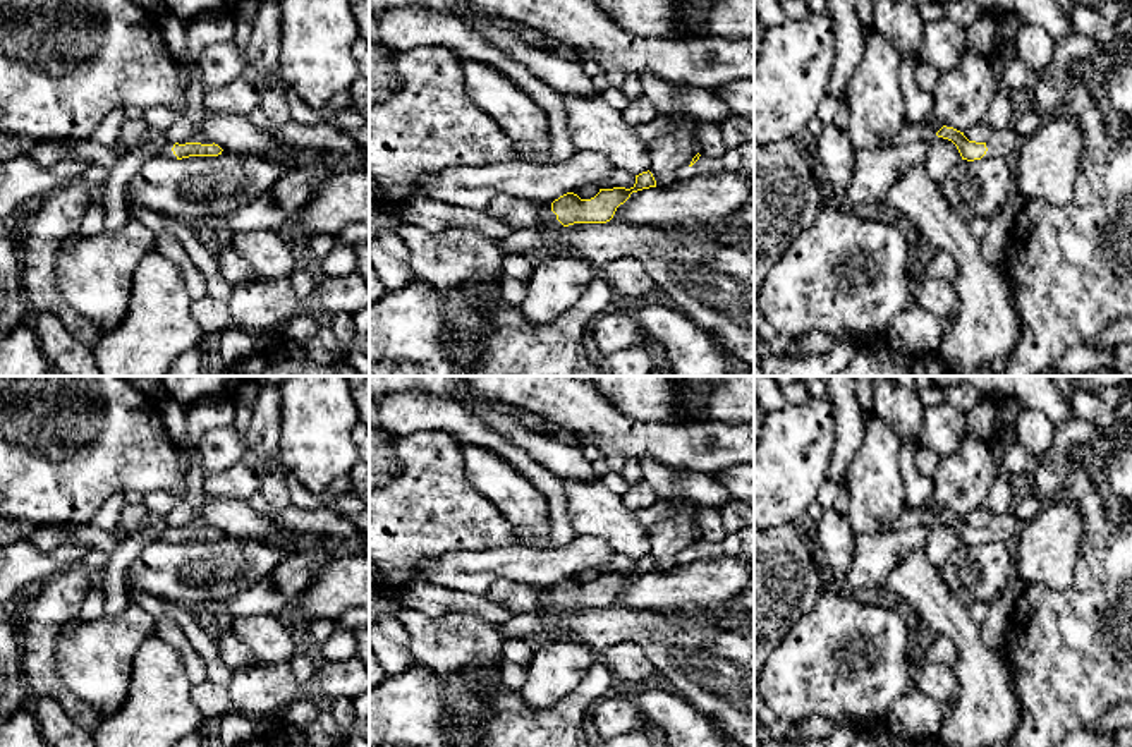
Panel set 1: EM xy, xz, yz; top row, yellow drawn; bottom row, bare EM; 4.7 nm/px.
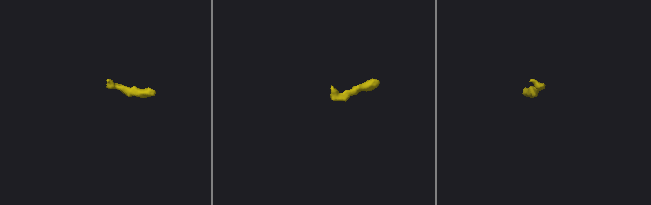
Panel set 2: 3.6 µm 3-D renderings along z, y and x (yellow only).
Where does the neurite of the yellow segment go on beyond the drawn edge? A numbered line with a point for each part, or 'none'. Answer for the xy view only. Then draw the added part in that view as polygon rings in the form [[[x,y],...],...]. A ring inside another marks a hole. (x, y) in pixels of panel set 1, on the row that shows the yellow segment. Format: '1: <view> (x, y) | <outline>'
1: xy (167, 148) | [[[192,136],[189,141],[165,141],[165,144],[161,146],[161,155],[168,156],[168,158],[177,158],[172,151],[173,144],[186,144],[186,143],[201,143],[201,144],[213,144],[210,139],[201,137],[201,136]]]

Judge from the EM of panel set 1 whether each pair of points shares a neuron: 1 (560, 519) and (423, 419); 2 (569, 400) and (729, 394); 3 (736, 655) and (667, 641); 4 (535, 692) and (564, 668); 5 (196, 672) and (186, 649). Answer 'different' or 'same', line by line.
1: same
2: different
3: same
4: same
5: same

